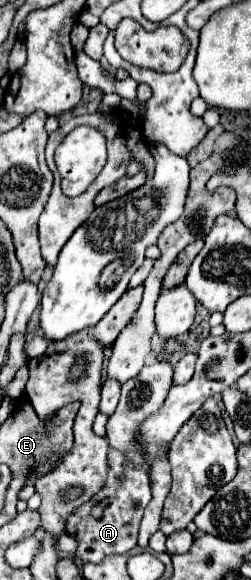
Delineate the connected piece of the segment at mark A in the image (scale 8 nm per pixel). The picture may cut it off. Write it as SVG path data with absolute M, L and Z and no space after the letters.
M109 450L109 476L105 488L87 504L75 510L67 522L67 532L79 542L77 558L81 562L101 562L107 554L129 552L137 544L137 532L143 510L151 502L151 482L145 468L135 468L127 456Z

